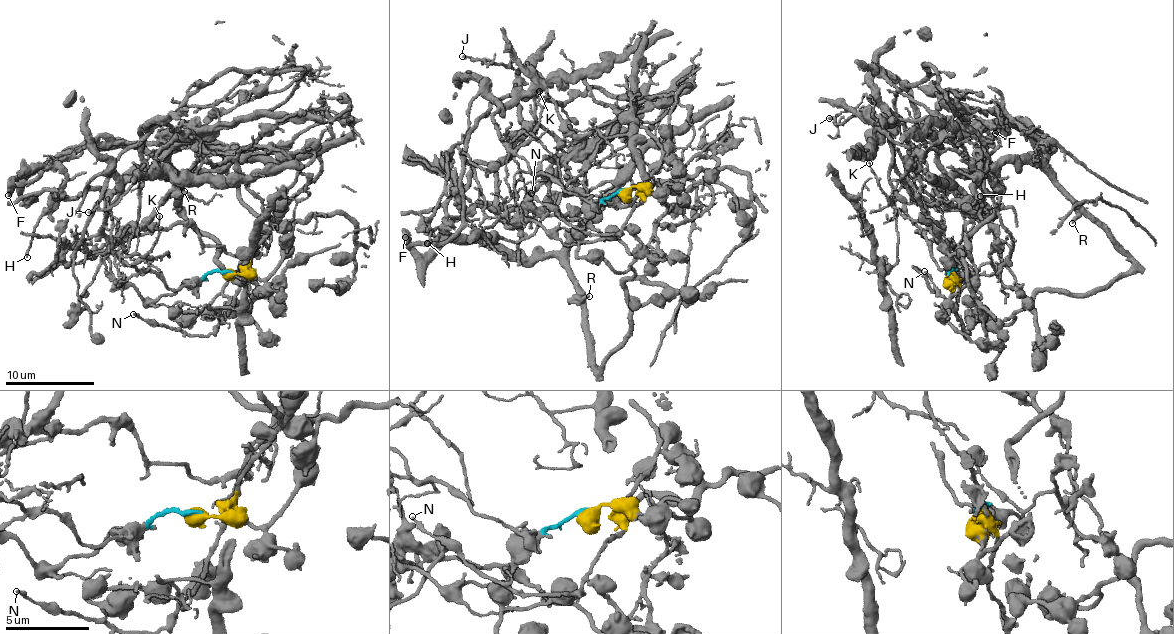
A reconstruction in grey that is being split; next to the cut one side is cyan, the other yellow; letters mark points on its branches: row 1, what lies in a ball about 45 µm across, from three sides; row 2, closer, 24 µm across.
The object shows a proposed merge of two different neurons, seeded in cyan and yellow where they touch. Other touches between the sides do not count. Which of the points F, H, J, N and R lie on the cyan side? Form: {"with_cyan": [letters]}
{"with_cyan": ["H"]}

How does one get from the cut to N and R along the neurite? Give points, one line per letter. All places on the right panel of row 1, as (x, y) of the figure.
N: (949, 275), (948, 280), (955, 283), (960, 294), (956, 319), (965, 335), (954, 307), (924, 271)
R: (949, 275), (951, 295), (975, 268), (966, 238), (993, 212), (1004, 164), (1042, 169), (1077, 210), (1073, 223)

